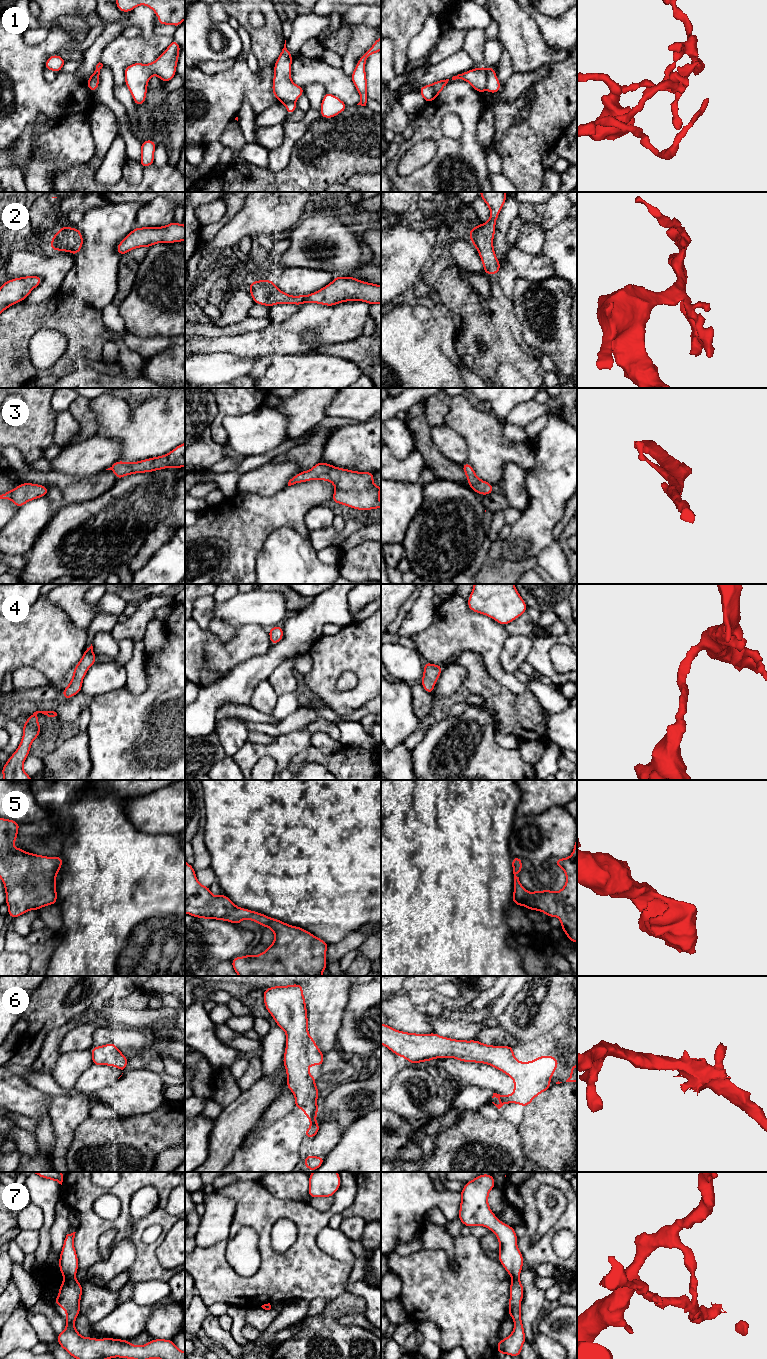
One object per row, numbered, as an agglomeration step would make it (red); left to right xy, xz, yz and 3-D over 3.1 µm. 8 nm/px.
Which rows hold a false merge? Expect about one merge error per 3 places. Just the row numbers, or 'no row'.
1, 7

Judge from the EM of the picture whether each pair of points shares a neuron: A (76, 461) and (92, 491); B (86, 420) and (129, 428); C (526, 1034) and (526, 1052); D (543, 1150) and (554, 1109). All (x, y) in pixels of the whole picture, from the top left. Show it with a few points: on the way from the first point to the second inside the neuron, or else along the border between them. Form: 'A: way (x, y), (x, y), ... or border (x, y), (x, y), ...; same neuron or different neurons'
A: border (105, 469), (86, 476), (73, 476), (62, 473); different neurons
B: border (90, 400), (90, 408), (97, 423), (97, 433); different neurons
C: border (545, 1033), (532, 1040), (520, 1042); different neurons
D: way (552, 1140), (554, 1137), (554, 1119); same neuron

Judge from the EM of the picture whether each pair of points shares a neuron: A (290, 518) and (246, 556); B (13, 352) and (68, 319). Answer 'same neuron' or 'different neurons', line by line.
A: same neuron
B: same neuron

